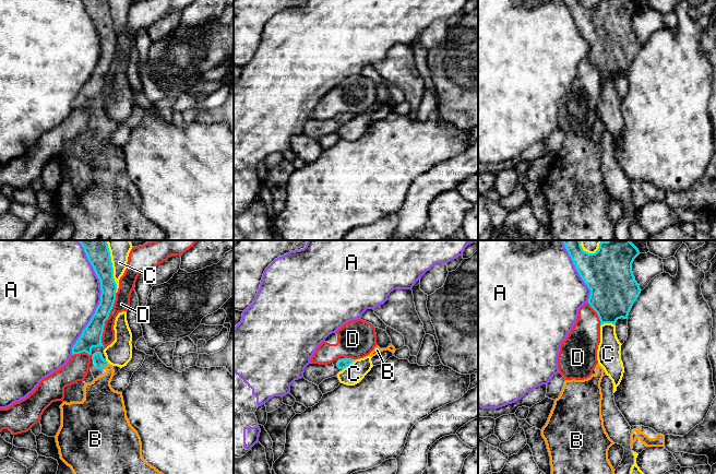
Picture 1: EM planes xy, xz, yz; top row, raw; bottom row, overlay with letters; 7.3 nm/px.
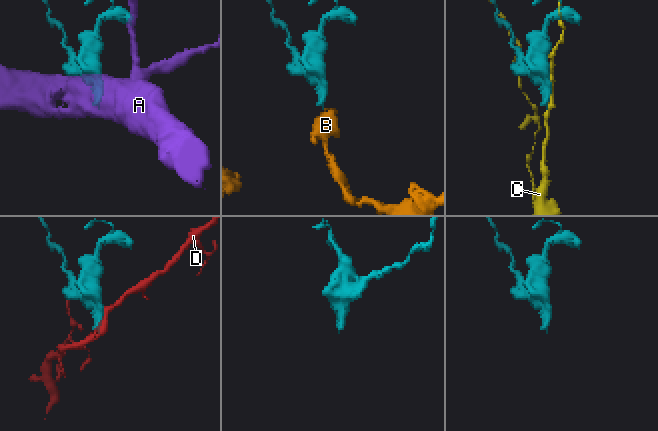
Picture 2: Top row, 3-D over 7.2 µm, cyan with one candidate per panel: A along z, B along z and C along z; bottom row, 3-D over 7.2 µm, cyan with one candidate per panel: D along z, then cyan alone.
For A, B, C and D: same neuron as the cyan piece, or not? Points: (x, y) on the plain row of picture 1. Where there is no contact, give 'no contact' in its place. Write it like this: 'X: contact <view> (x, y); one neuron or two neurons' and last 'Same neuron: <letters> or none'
A: contact xy (100, 55); two neurons
B: contact xy (106, 120); one neuron
C: contact xy (112, 24); two neurons
D: contact xy (107, 73); two neurons
Same neuron: B

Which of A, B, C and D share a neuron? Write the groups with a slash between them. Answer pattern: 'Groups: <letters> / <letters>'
Groups: A / B / C / D

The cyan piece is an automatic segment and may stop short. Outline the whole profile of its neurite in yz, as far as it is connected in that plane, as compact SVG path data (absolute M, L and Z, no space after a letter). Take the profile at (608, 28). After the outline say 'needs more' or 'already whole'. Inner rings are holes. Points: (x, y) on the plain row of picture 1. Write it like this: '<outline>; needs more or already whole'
M564 0L564 2L580 32L590 45L588 59L597 68L600 81L604 79L612 79L616 81L618 74L628 74L629 68L641 48L640 40L635 36L632 27L632 19L640 10L639 4L634 0L599 0L595 9L588 9L583 5L581 0Z; already whole

